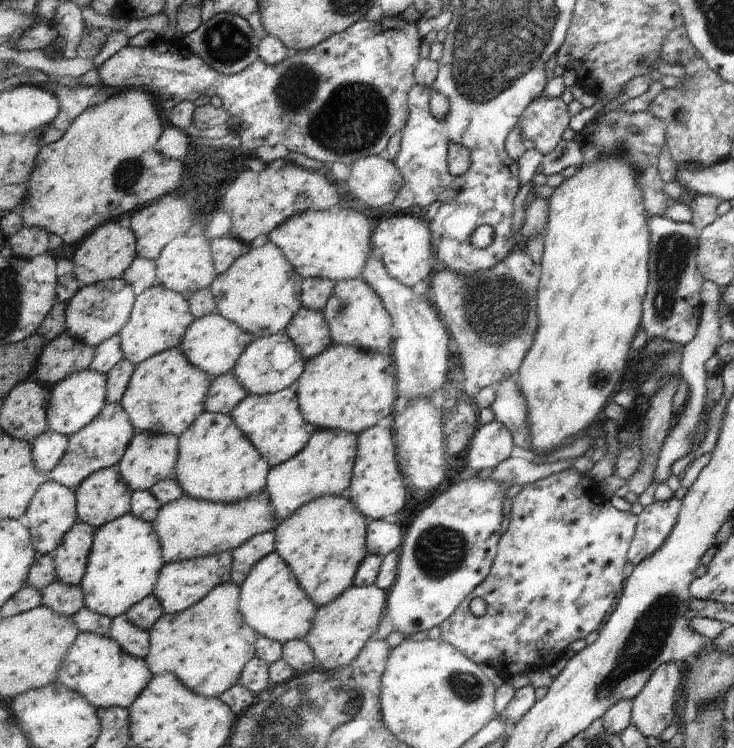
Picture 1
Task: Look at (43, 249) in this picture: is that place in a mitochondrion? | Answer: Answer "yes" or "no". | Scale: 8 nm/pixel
no

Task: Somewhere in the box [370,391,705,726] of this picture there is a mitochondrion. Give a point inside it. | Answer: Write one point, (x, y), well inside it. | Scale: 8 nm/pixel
(646, 640)

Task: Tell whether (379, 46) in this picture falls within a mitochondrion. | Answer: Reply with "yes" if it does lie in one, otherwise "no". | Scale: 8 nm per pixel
no

